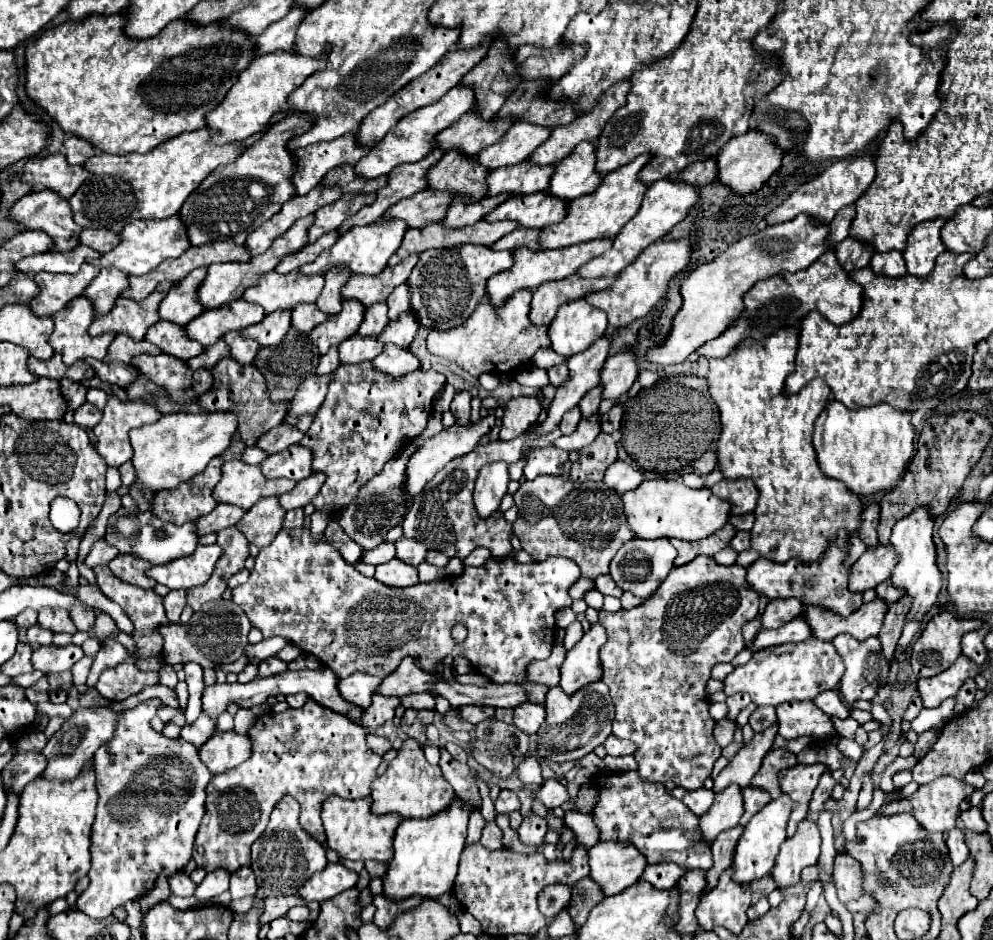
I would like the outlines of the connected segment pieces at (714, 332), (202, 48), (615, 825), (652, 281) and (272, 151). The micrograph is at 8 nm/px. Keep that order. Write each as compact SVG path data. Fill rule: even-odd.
M798 214L790 222L768 226L752 236L746 236L732 244L726 252L718 254L712 262L698 266L688 278L682 280L682 308L672 320L672 328L664 342L646 350L646 360L656 366L670 366L684 362L698 346L714 336L720 336L738 312L742 312L742 296L758 282L778 272L798 272L808 268L822 252L828 250L824 238L828 234L826 224L814 224L810 216Z
M118 14L118 16L98 16L98 20L86 20L86 24L66 24L64 22L60 26L48 28L34 42L26 44L26 86L24 88L26 88L28 98L36 106L40 106L46 114L50 114L50 118L66 134L78 136L78 138L90 142L94 148L98 148L102 152L108 152L108 154L130 154L130 152L146 154L148 150L152 150L158 144L170 140L172 136L204 128L206 112L210 112L210 108L218 106L218 100L222 100L226 88L230 88L230 84L234 84L234 80L238 80L238 72L242 68L246 68L246 64L252 58L254 58L252 36L242 36L242 32L222 32L222 28L218 28L218 24L194 26L186 20L176 20L174 24L168 24L158 36L154 36L154 40L142 40L142 44L134 44L134 40L126 40L126 36L122 36L122 14Z
M636 770L600 772L598 776L602 786L592 818L600 830L600 840L632 844L646 856L648 864L674 862L684 870L710 870L710 846L700 840L698 816L672 798L664 784L646 784L638 778Z
M660 240L656 244L650 244L646 250L642 250L638 254L638 258L628 264L618 278L614 280L612 286L600 290L600 292L592 292L586 294L586 302L604 310L608 314L608 322L614 328L624 328L628 324L632 324L638 318L644 318L656 304L658 300L666 294L668 288L668 280L686 268L690 258L690 242L688 240Z
M288 116L248 146L236 162L218 166L202 184L186 198L178 216L186 228L186 238L192 246L202 246L218 240L234 240L244 244L246 238L260 228L268 218L280 212L282 204L294 196L290 172L294 172L294 156L286 152L286 140L310 128L310 116Z

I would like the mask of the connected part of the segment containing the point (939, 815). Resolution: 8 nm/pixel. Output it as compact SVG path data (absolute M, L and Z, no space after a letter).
M950 776L944 778L936 778L924 786L920 786L912 796L904 798L904 800L896 800L890 804L884 804L876 816L890 816L890 814L898 814L898 812L910 812L914 814L914 818L918 820L918 824L922 824L922 828L926 828L928 832L950 832L956 826L956 816L958 816L958 804L968 798L974 792L972 786L968 786L962 780L954 780Z

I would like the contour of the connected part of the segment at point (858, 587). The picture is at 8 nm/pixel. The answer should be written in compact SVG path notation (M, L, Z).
M876 546L874 550L866 550L860 560L850 568L850 592L864 592L876 588L880 582L890 578L894 568L894 550L890 546Z

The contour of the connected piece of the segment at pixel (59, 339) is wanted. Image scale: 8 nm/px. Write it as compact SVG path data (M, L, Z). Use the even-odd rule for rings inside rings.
M78 296L78 300L66 304L66 308L56 312L52 320L54 332L48 342L54 352L62 354L64 364L74 364L76 360L86 358L102 360L114 340L114 334L100 334L96 338L88 334L88 324L94 320L94 312L90 300L84 296Z

